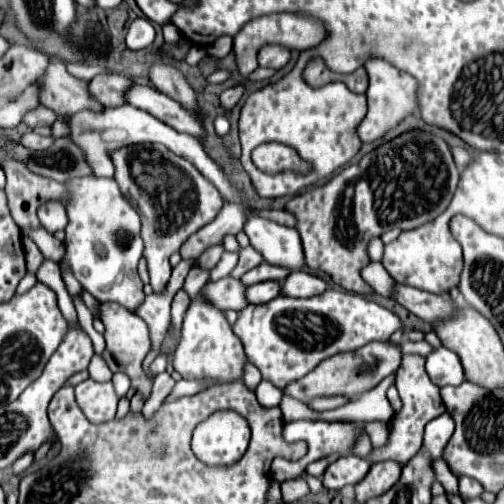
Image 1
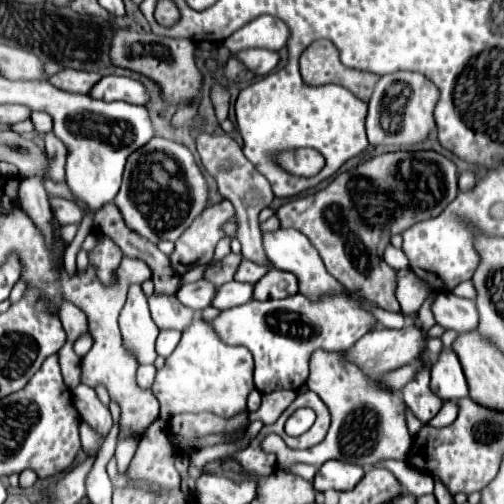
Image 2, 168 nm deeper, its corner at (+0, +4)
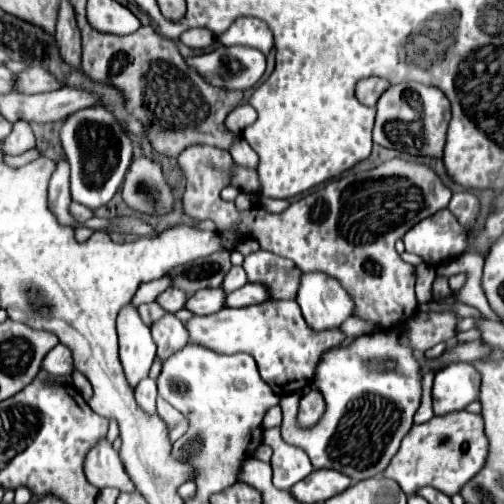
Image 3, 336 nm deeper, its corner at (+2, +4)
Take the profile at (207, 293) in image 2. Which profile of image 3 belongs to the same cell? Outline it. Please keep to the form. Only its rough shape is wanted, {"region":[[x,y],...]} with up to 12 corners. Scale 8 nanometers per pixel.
{"region":[[171,286],[157,296],[167,312],[185,308],[187,292]]}

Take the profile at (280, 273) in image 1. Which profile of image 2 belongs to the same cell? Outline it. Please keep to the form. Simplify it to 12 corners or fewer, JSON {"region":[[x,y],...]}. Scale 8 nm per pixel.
{"region":[[243,260],[235,272],[235,280],[255,284],[267,266]]}

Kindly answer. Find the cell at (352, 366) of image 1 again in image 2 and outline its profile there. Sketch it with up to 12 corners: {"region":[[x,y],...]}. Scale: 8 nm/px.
{"region":[[401,330],[367,332],[349,352],[369,378],[423,356],[427,334]]}

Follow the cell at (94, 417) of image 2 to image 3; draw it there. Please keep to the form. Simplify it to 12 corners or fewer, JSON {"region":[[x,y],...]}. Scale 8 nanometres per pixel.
{"region":[[113,444],[87,452],[85,476],[97,488],[135,490]]}

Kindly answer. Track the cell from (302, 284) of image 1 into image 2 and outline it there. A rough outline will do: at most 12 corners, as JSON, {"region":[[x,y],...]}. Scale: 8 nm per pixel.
{"region":[[271,268],[255,284],[255,300],[297,294],[297,278]]}

